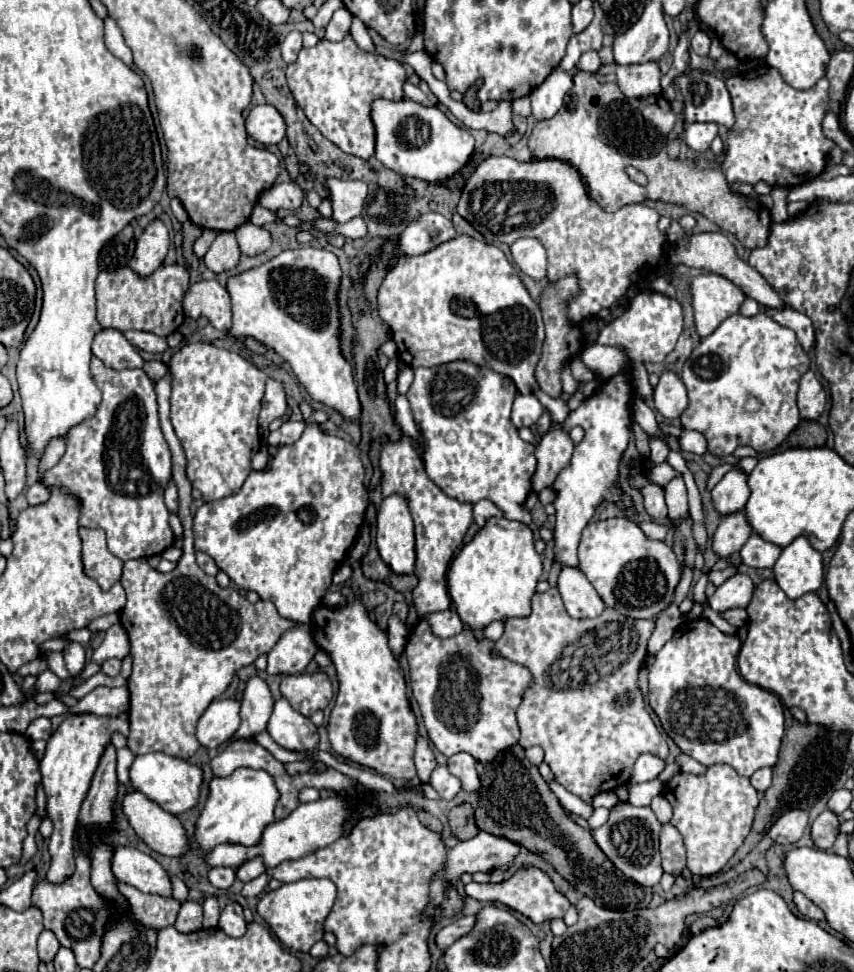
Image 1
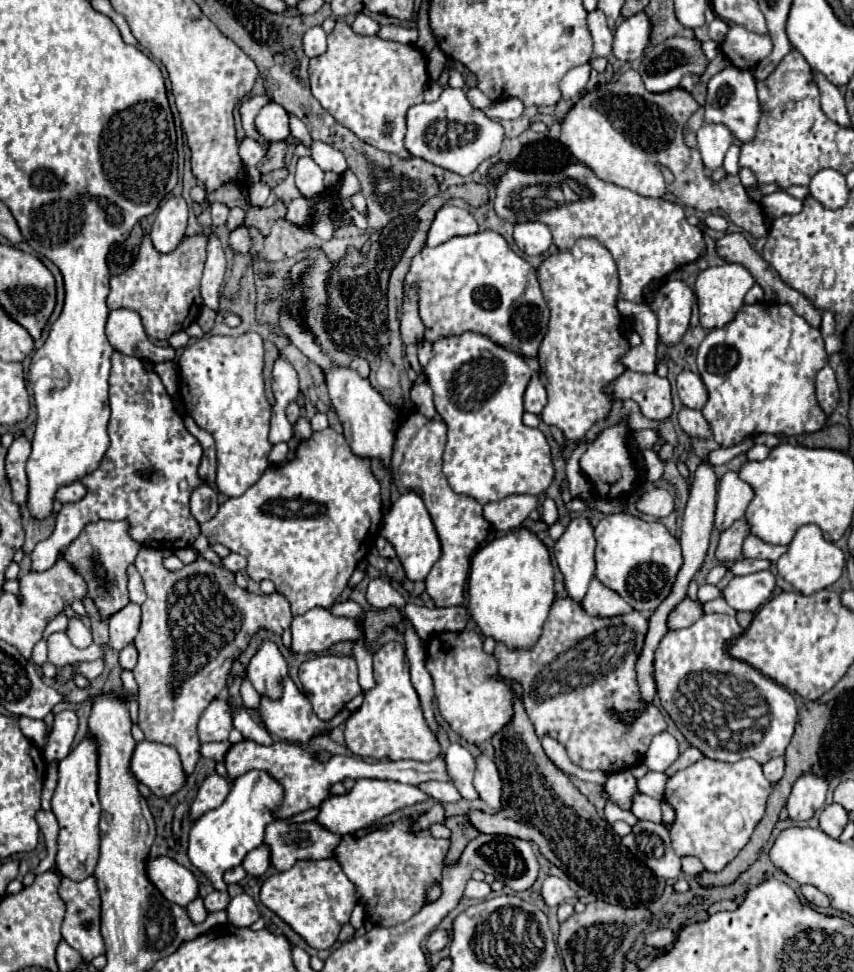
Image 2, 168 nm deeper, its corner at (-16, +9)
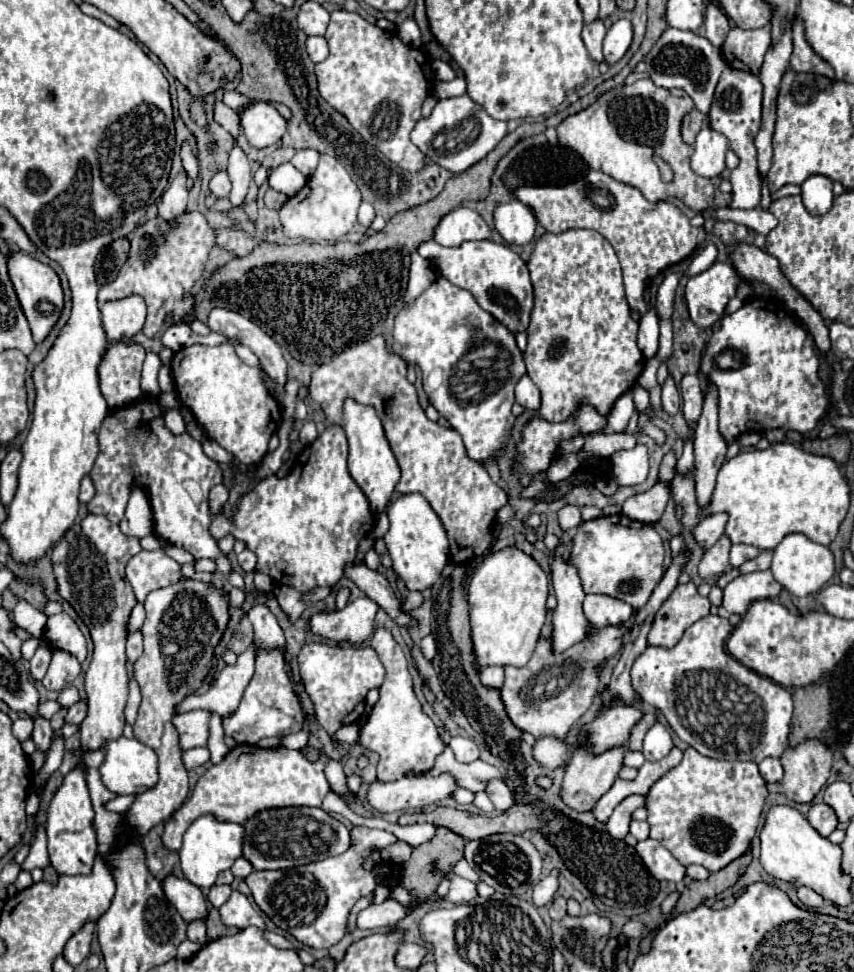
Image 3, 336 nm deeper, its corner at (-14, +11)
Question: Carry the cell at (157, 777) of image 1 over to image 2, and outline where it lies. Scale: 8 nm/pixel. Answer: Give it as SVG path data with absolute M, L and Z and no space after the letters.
M138 742L132 756L132 774L156 796L172 796L186 786L186 772L176 748L158 742Z

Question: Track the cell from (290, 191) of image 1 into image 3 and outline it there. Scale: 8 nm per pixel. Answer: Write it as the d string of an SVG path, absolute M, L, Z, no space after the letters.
M298 150L290 162L292 162L304 176L310 176L310 174L316 170L316 166L318 166L318 158L320 158L320 154L318 154L316 150Z

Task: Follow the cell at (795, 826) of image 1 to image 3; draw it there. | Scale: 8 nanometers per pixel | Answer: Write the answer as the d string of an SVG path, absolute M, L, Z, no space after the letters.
M804 740L794 748L786 748L780 756L784 778L782 790L792 802L812 802L826 784L832 768L834 750L820 740Z

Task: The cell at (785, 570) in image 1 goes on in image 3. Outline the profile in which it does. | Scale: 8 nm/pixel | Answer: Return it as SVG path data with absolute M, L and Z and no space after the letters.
M788 534L774 550L770 570L790 596L808 596L818 592L834 576L834 558L830 548L808 540L804 534Z

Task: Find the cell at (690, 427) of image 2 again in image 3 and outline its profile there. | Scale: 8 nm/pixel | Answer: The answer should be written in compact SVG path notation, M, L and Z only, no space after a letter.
M668 376L662 384L662 408L668 414L680 414L680 394L672 376Z

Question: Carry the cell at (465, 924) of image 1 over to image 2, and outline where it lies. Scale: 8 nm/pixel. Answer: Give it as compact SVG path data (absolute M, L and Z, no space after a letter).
M434 930L434 932L428 936L428 950L430 950L430 952L442 950L442 948L448 944L448 938L450 938L450 932L448 932L448 930Z

